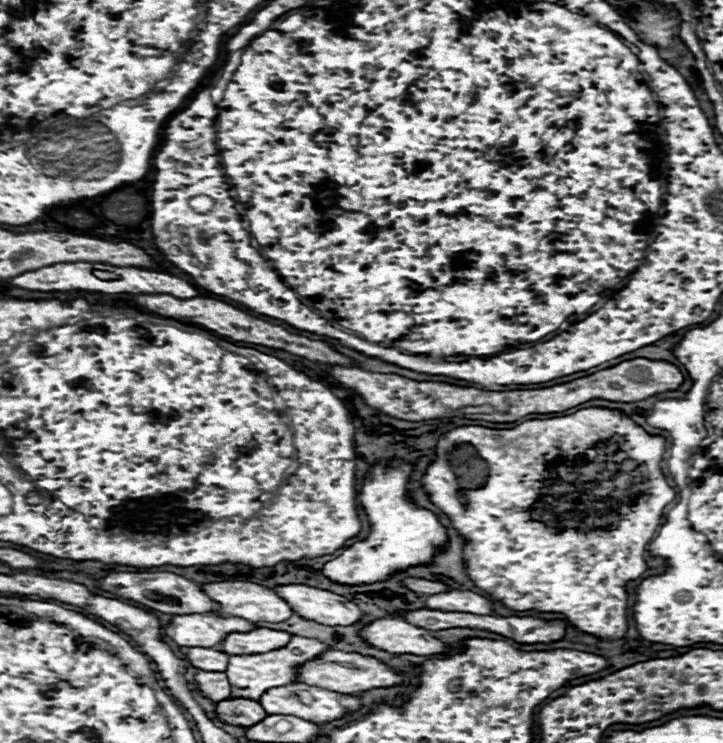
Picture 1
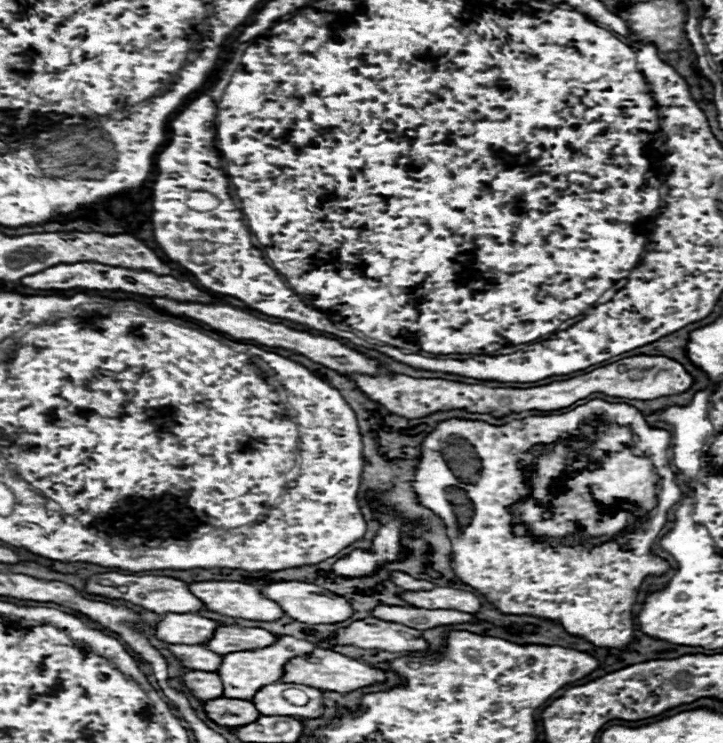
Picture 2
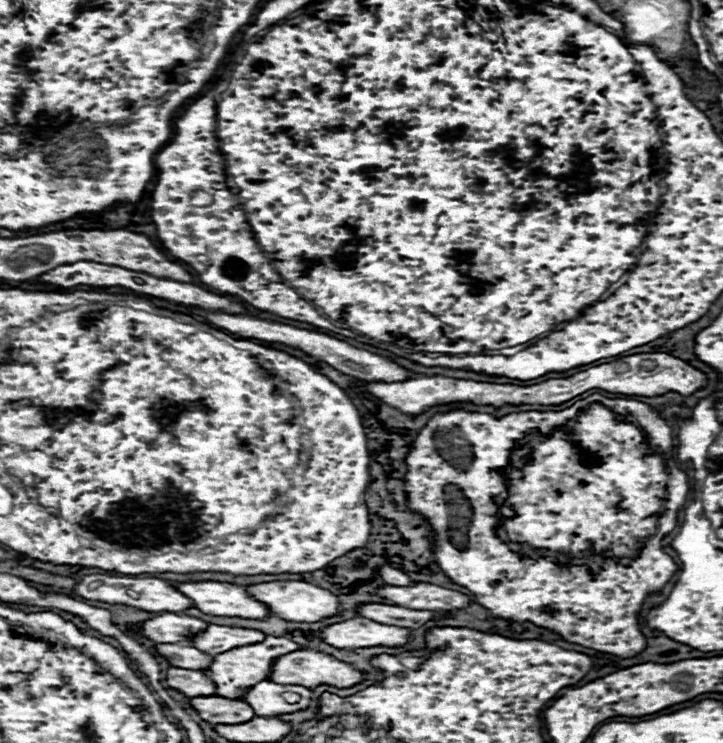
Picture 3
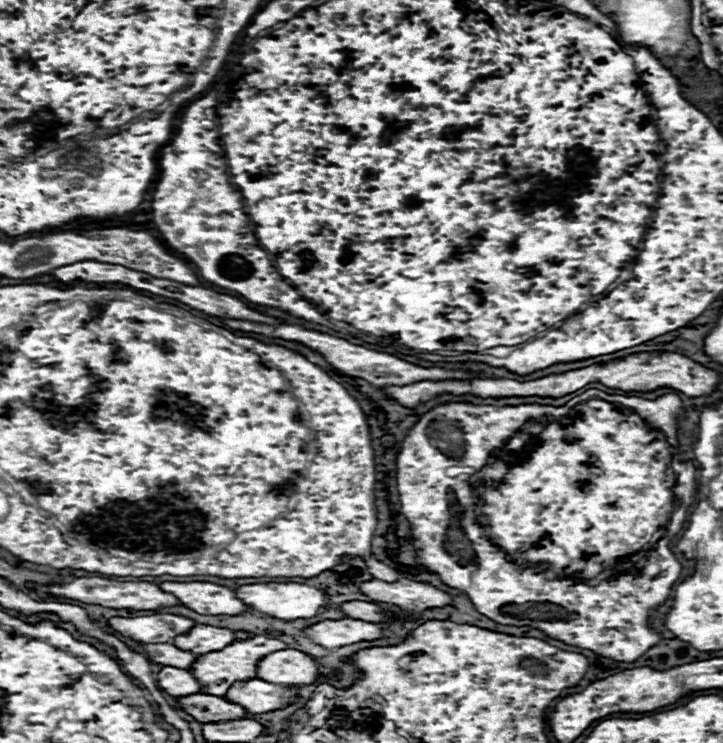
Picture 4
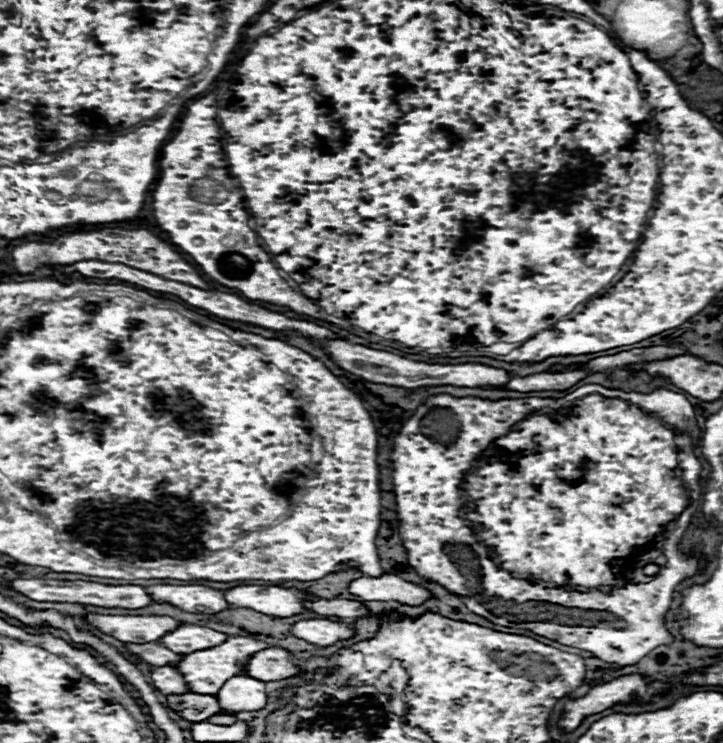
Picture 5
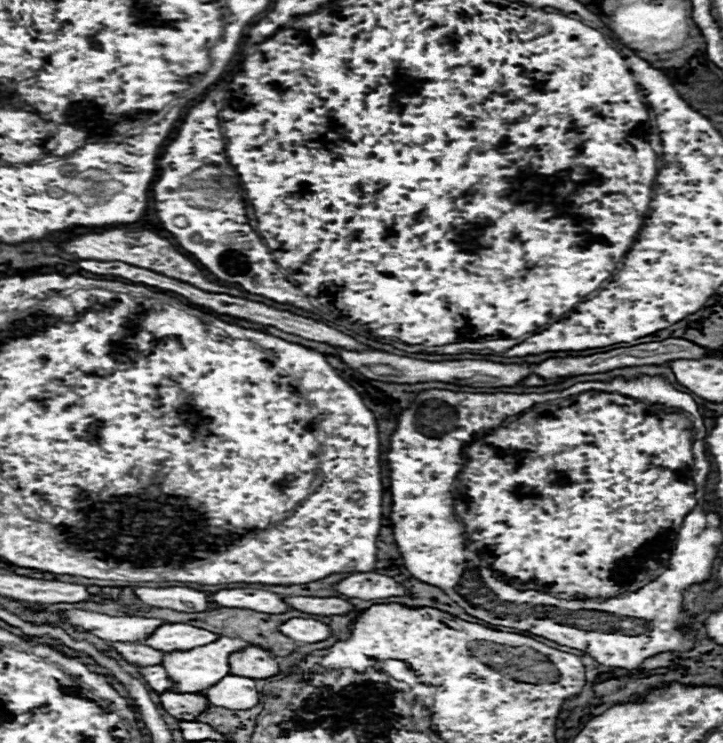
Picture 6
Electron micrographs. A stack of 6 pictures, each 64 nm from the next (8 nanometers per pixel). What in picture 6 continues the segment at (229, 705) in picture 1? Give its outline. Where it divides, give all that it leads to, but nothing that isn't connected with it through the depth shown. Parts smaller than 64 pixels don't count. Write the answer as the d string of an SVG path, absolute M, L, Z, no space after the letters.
M164 692L164 694L160 694L160 706L178 720L196 720L212 704L206 700L206 696L200 696L200 694Z

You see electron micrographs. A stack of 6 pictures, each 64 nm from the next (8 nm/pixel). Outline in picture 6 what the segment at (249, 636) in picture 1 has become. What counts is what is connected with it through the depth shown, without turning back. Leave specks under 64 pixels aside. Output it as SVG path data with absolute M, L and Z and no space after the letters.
M166 624L158 628L146 644L164 652L174 652L178 648L198 648L198 644L210 644L216 638L220 636L190 624Z

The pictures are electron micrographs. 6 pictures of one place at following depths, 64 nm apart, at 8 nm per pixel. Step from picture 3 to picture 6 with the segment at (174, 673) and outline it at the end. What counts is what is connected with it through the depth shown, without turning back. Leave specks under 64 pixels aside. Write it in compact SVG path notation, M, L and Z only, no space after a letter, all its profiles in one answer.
M146 666L140 668L140 674L144 678L144 682L158 694L162 692L174 692L174 682L170 680L170 676L166 674L166 670L162 666Z

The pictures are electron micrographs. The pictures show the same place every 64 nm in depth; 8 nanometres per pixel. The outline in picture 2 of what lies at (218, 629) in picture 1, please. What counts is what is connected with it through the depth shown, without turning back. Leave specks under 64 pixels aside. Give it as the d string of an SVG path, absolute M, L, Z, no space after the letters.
M166 614L156 628L156 638L168 644L204 644L222 626L200 614Z

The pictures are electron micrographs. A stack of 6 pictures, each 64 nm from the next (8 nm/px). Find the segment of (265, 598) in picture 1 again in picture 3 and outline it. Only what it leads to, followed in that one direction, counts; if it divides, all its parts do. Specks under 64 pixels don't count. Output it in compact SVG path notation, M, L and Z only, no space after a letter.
M182 582L176 584L180 592L194 600L196 608L204 614L214 616L236 616L236 618L270 618L274 616L270 608L252 596L248 596L246 586L236 586L230 582Z

